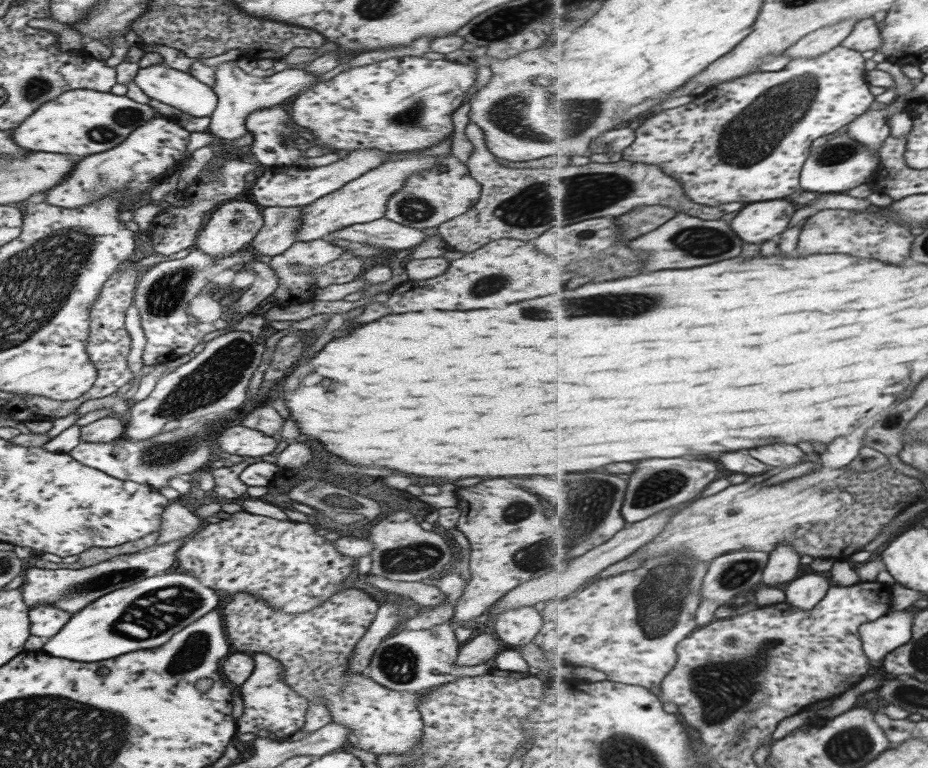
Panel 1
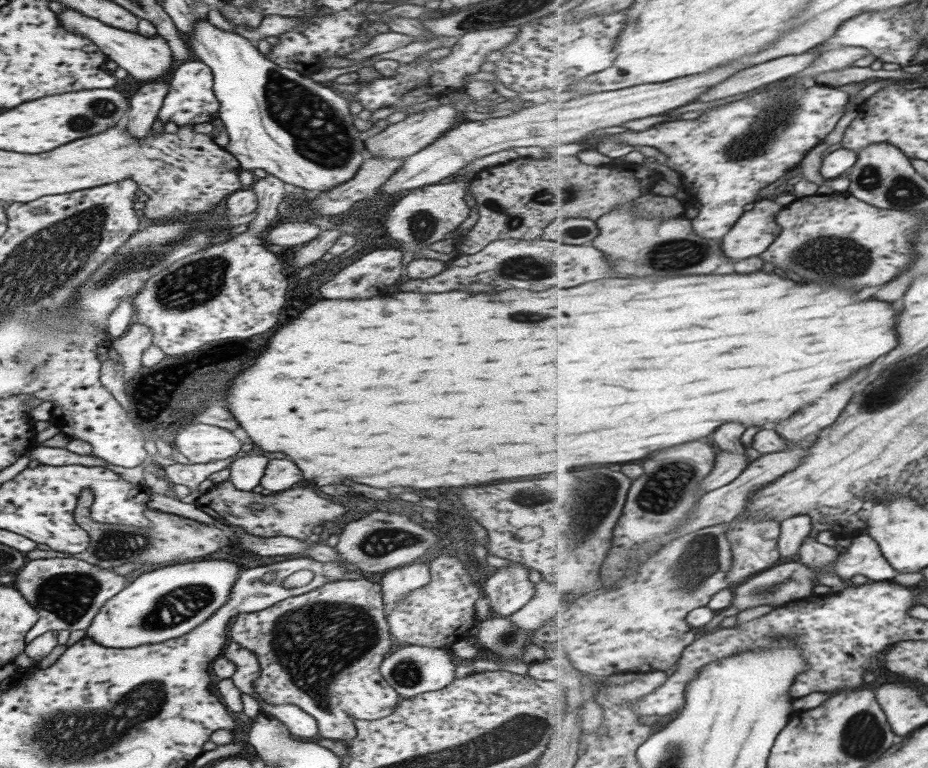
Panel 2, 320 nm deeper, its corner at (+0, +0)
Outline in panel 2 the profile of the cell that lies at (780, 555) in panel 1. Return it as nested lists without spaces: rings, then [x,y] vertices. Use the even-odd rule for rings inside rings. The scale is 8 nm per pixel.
[[[799,514],[789,520],[784,521],[781,525],[781,537],[779,538],[779,550],[782,556],[781,561],[797,559],[801,544],[807,540],[807,536],[813,530],[811,516]]]

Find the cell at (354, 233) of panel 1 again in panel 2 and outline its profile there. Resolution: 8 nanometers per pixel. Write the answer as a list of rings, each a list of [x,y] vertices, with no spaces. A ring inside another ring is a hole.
[[[286,222],[267,230],[264,240],[269,240],[270,244],[277,244],[277,246],[285,248],[310,242],[320,232],[318,226],[308,222]]]

